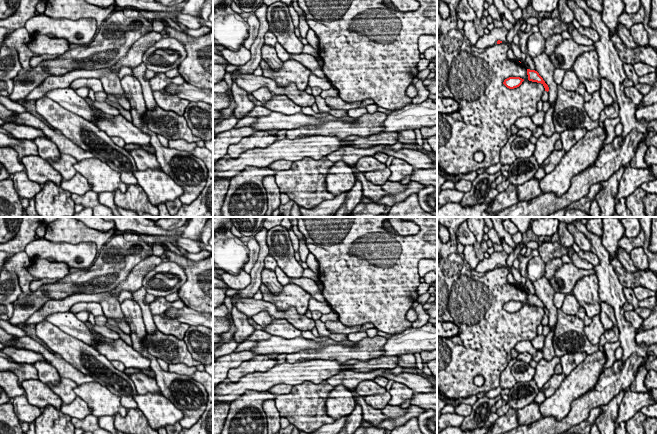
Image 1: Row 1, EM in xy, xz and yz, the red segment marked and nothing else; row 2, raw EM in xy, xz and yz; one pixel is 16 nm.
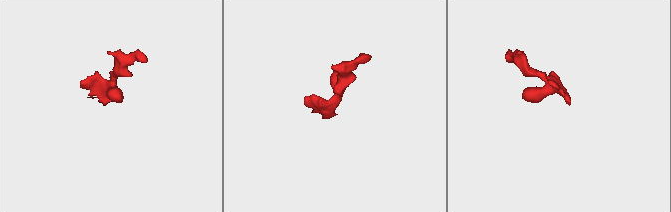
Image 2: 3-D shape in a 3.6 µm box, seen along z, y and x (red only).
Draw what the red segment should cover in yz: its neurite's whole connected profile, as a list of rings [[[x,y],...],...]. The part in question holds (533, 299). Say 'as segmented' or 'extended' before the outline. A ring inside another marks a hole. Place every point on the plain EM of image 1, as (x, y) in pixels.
extended; [[[527,293],[527,299],[528,299],[528,304],[529,305],[541,307],[544,310],[545,315],[543,316],[541,324],[543,326],[547,326],[548,323],[549,323],[549,318],[548,318],[549,311],[545,307],[545,305],[543,304],[543,302],[539,299],[539,297],[537,295],[530,294],[530,293]]]

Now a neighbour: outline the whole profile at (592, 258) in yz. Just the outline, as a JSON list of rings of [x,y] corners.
[[[580,250],[578,252],[578,255],[581,259],[585,259],[587,260],[590,264],[592,264],[594,267],[597,266],[599,264],[599,259],[597,257],[596,254],[594,254],[593,252],[591,251],[583,251],[583,250]]]

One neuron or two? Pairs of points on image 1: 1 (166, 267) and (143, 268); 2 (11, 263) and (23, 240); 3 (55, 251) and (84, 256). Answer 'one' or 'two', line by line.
1: two
2: two
3: one

